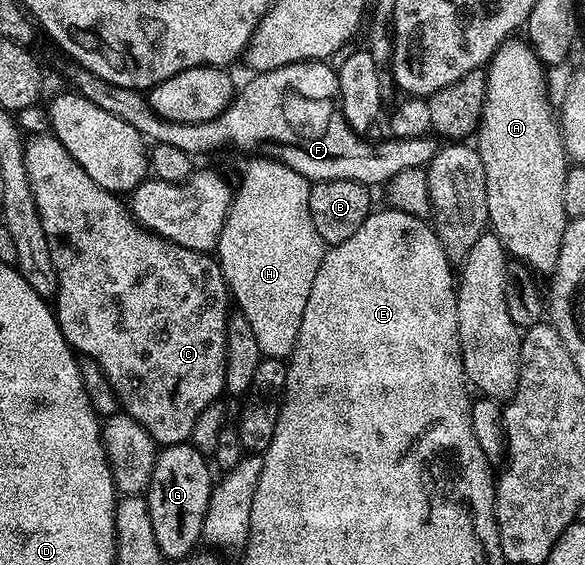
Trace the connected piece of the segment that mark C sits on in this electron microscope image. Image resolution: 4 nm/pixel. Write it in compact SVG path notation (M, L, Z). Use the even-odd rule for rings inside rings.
M51 132L38 133L24 141L24 161L26 175L29 176L29 189L33 192L38 218L42 221L45 237L49 241L53 269L57 272L54 312L62 335L77 354L93 357L101 365L116 393L119 408L132 416L149 433L153 441L161 446L185 444L192 436L198 415L202 415L202 411L206 411L210 403L221 400L225 392L226 323L230 312L230 294L228 284L224 282L224 272L220 269L219 260L208 253L199 253L173 241L167 241L159 233L145 229L133 216L131 208L125 202L124 205L120 202L123 200L117 194L98 187L98 183L94 183L94 179L90 179L90 175L82 171L78 159L74 159L74 155L70 155L70 151L66 151L66 147Z

